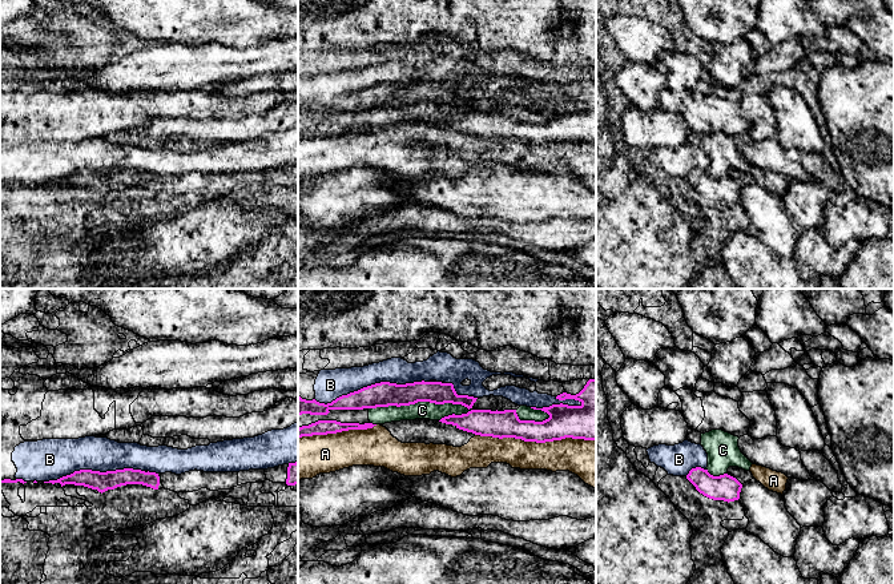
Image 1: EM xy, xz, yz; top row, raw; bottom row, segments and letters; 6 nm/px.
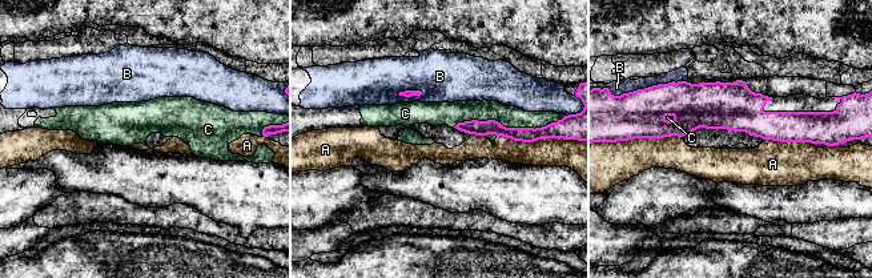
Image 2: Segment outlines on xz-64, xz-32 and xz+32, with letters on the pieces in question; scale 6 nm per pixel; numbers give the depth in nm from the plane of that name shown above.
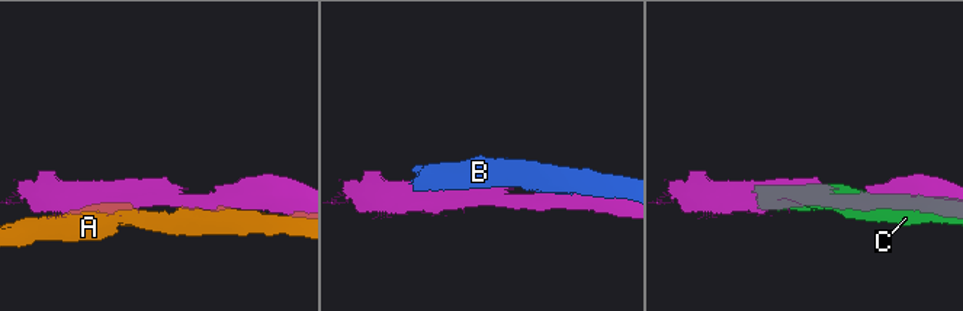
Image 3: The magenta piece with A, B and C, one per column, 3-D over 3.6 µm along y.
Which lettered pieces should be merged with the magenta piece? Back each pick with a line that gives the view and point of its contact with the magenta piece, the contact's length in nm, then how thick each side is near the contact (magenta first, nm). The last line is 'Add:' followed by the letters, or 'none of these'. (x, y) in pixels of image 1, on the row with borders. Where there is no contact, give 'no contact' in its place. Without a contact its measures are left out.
Add: none of these

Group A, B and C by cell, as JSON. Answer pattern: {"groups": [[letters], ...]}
{"groups": [["A"], ["B"], ["C"]]}

